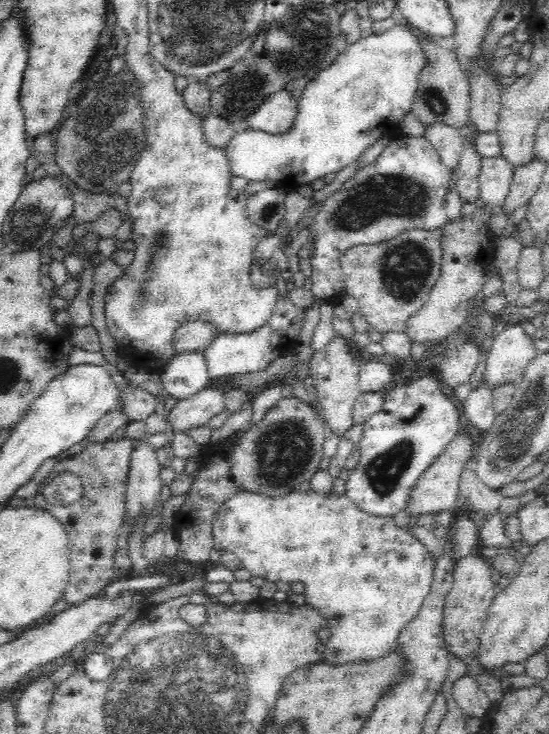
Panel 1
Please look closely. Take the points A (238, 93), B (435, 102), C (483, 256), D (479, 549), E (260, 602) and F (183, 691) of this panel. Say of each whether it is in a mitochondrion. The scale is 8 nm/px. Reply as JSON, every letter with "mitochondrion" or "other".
{"A":"mitochondrion","B":"mitochondrion","C":"other","D":"other","E":"other","F":"mitochondrion"}

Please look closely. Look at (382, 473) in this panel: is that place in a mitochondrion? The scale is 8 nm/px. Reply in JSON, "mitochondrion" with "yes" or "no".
{"mitochondrion":"yes"}

